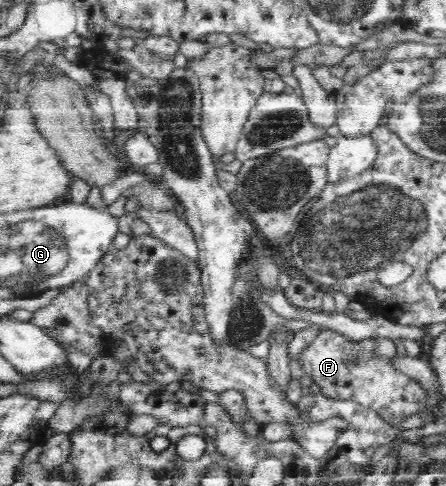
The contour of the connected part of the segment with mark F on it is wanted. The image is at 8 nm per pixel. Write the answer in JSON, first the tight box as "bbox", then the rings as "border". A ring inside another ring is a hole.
{"bbox":[294,330,425,426],"border":[[[322,330],[294,357],[304,376],[326,399],[349,401],[373,409],[384,423],[394,426],[417,414],[425,395],[422,388],[394,364],[394,357],[378,355],[370,338],[355,340],[332,330]]]}

